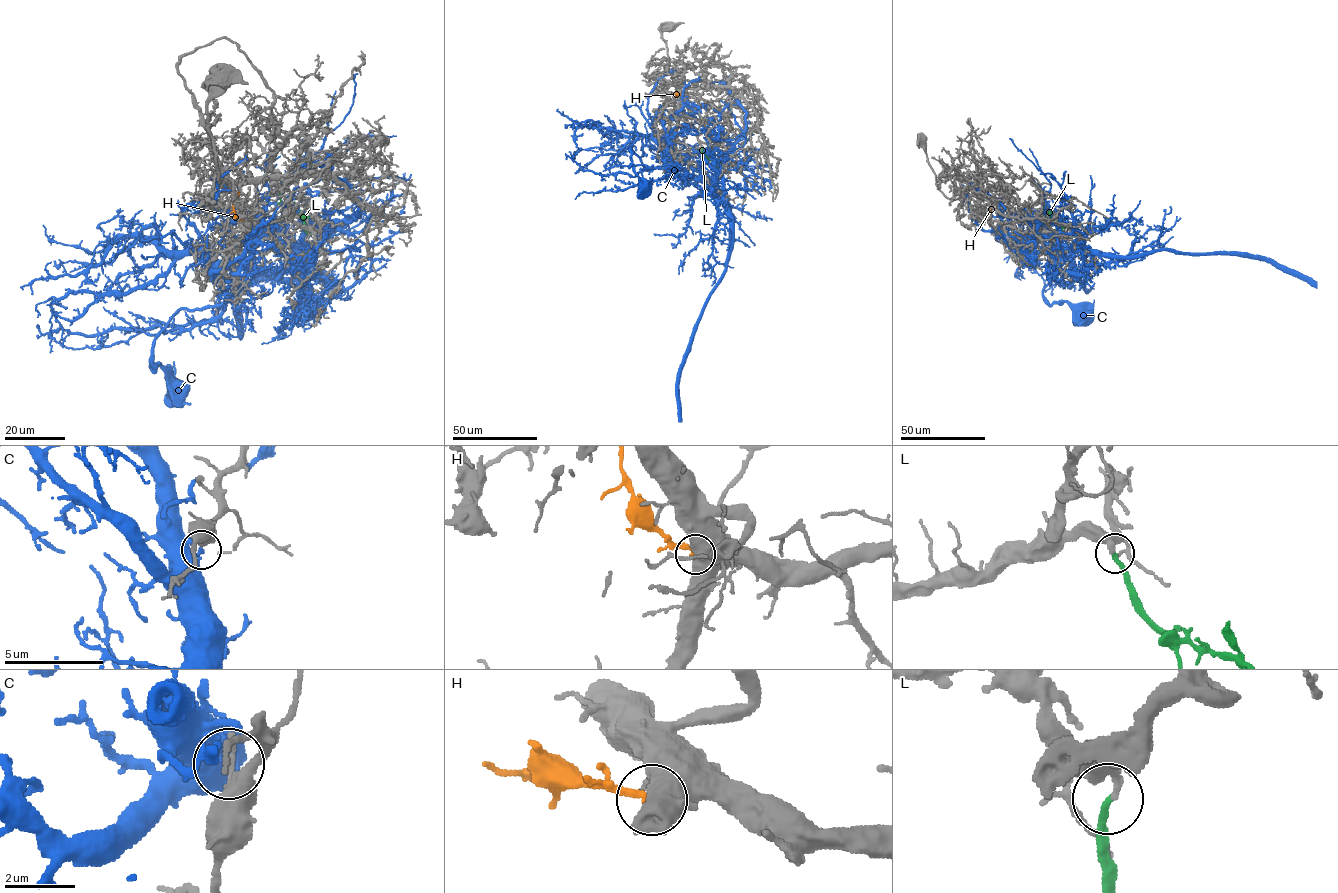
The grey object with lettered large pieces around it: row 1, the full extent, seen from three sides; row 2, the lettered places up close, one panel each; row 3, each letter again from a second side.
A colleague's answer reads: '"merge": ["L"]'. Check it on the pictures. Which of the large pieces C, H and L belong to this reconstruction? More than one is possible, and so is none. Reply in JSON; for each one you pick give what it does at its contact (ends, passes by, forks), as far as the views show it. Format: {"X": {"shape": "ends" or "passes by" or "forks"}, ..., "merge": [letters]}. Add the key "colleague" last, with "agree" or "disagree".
{"L": {"shape": "ends"}, "merge": ["L"], "colleague": "agree"}

